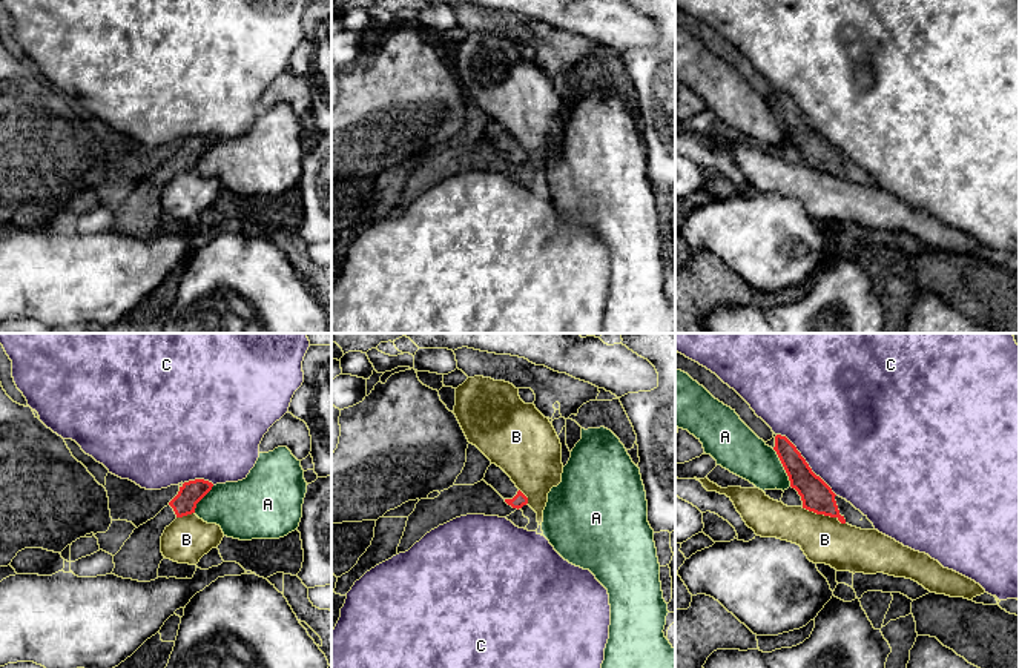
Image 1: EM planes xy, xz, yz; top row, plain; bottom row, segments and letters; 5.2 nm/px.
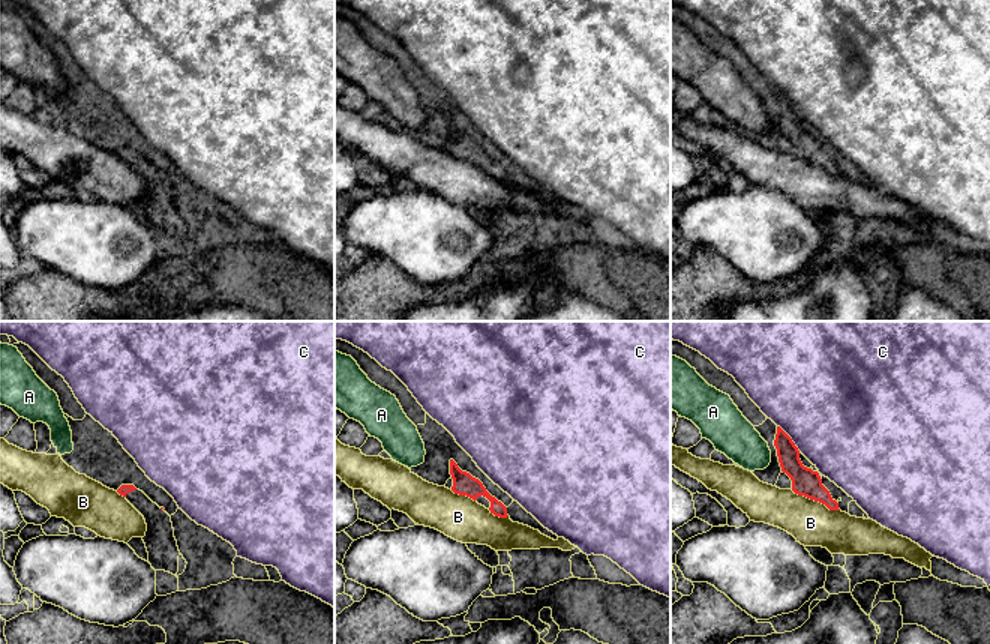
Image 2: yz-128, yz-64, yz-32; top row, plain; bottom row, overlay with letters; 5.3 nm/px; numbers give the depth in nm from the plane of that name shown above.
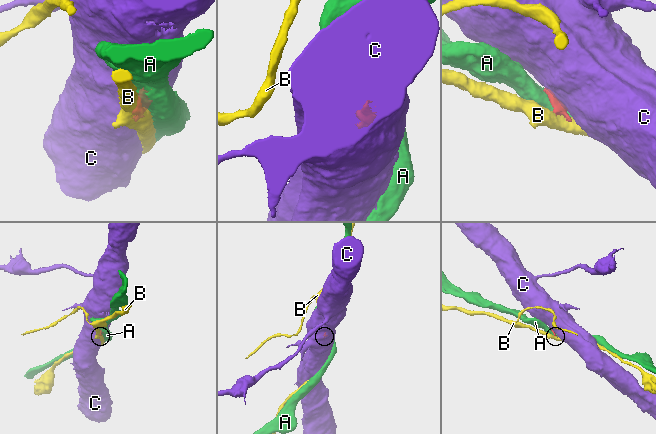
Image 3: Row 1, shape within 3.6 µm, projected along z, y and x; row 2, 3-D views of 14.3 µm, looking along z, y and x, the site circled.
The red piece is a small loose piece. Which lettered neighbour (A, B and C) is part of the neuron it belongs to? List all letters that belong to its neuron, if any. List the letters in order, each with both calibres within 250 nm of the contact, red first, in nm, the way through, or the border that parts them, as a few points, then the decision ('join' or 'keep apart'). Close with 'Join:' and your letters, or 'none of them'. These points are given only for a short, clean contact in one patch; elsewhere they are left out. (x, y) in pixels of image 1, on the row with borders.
A: calibres 170 and 240 nm; keep apart
B: calibres 170 and 240 nm; border yz (801, 507), (835, 516), (844, 524); keep apart
C: calibres 170 and 500 nm; keep apart
Join: none of them

